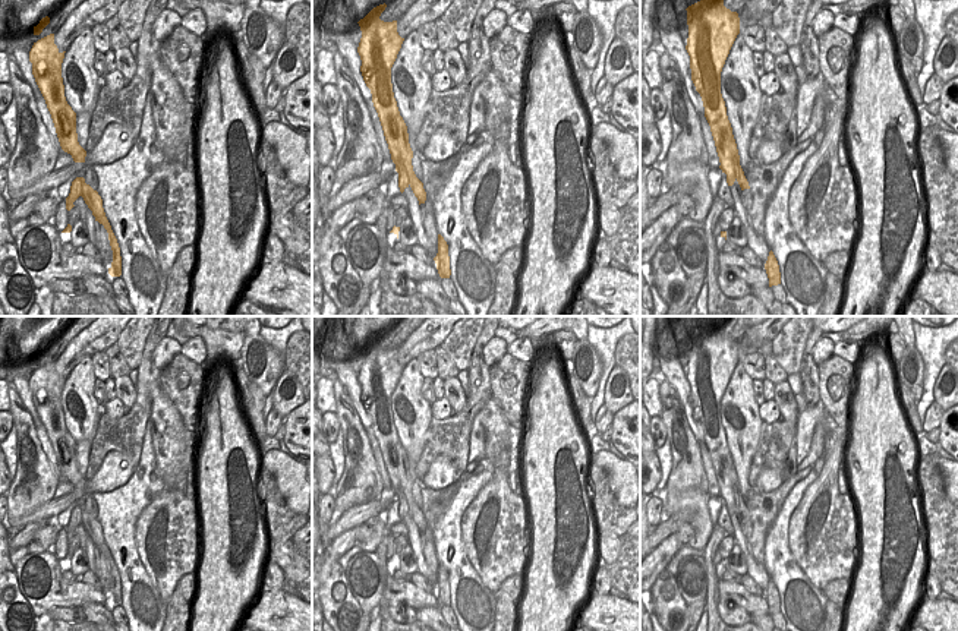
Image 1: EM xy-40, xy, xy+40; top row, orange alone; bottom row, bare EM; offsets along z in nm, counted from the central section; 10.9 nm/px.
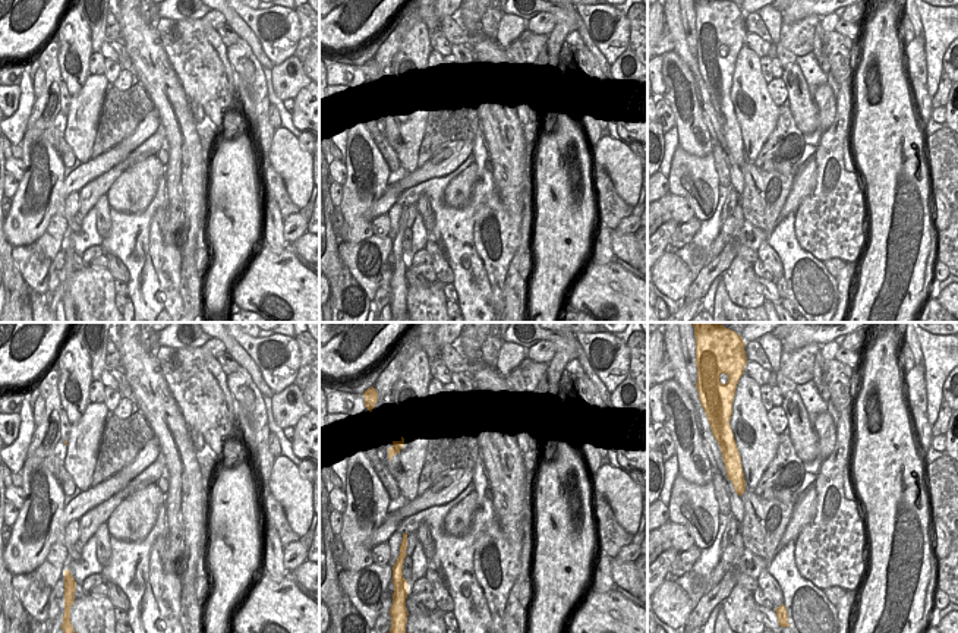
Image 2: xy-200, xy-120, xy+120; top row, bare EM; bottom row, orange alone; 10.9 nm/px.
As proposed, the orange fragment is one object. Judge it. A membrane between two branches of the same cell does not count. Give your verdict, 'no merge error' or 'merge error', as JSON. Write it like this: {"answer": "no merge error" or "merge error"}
{"answer": "merge error"}

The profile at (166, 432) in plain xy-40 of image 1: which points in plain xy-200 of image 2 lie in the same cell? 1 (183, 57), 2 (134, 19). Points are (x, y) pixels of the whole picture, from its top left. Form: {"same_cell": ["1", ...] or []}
{"same_cell": ["2"]}

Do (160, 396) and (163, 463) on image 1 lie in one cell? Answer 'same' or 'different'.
same

